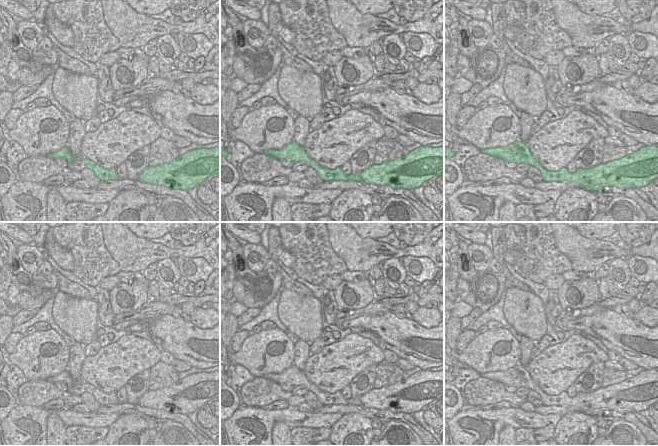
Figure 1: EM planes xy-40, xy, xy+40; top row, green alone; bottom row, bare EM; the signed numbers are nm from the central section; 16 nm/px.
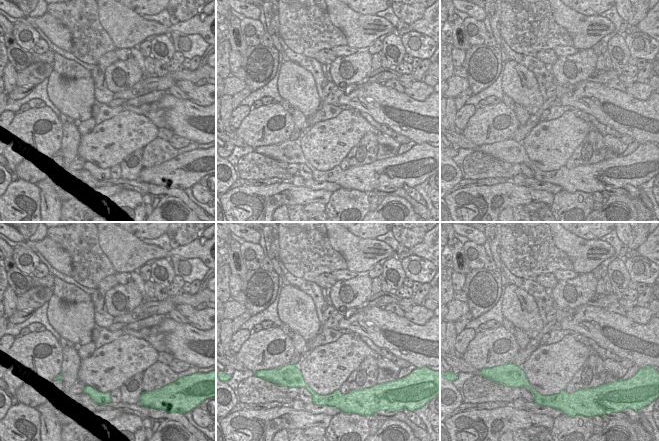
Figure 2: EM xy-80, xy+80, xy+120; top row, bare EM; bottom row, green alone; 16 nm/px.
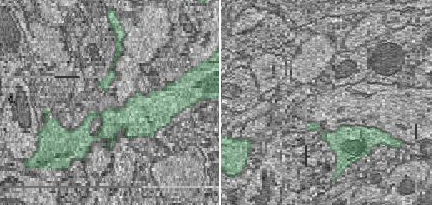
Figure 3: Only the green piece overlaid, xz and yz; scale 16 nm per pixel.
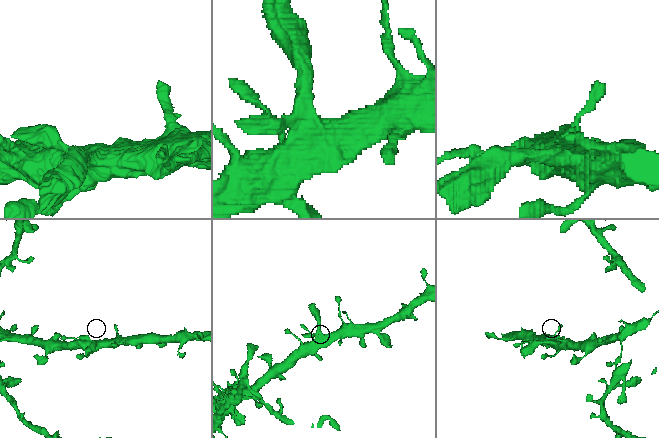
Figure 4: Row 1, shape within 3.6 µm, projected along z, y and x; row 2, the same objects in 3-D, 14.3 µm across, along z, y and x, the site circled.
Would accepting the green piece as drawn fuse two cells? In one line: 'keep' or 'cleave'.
keep

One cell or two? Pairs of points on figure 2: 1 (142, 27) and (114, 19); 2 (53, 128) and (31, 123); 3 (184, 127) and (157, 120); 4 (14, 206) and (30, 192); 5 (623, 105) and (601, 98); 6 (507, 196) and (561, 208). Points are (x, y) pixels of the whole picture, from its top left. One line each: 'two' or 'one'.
1: one
2: one
3: two
4: one
5: one
6: two

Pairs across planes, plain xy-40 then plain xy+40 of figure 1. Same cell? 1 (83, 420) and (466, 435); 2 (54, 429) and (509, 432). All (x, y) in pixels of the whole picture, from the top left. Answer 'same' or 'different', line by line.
1: same
2: same

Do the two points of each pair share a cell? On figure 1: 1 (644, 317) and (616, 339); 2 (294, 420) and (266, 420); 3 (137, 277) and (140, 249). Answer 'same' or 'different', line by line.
1: different
2: same
3: different

